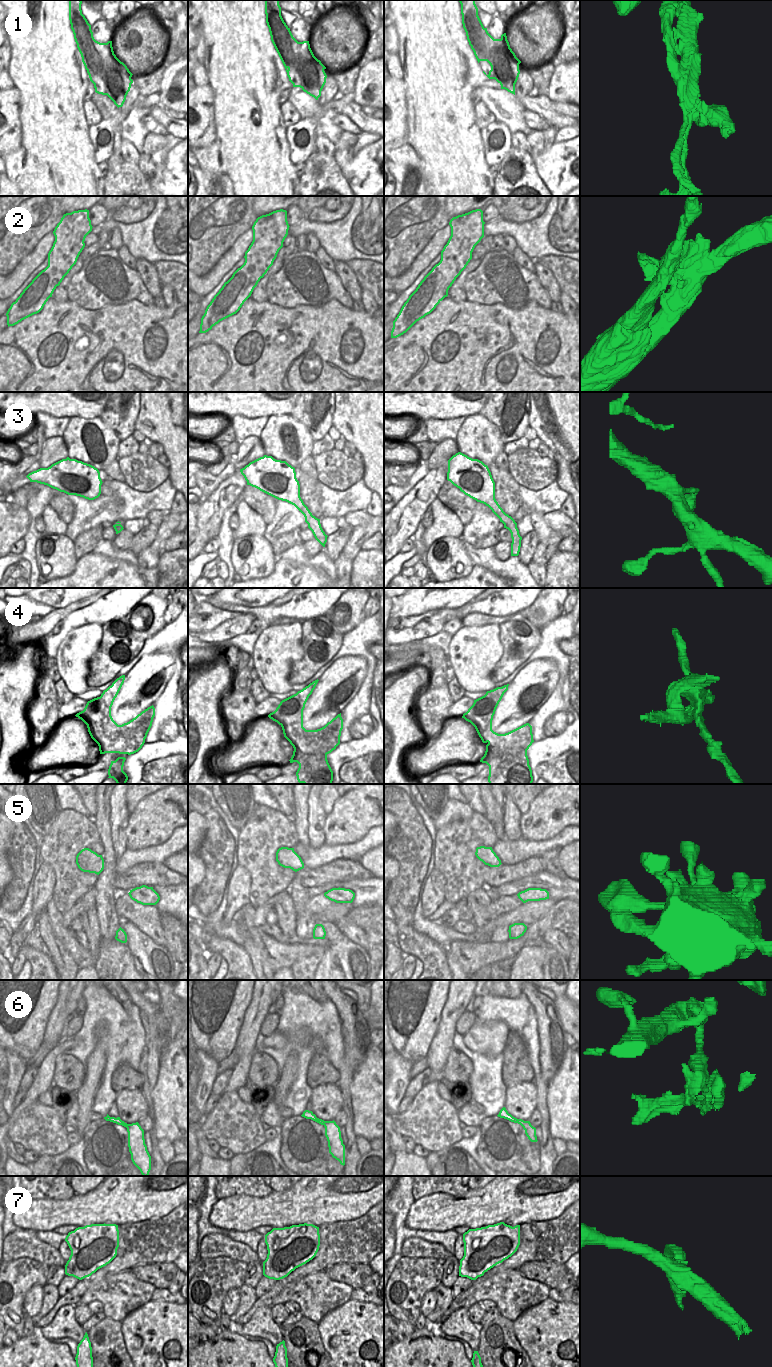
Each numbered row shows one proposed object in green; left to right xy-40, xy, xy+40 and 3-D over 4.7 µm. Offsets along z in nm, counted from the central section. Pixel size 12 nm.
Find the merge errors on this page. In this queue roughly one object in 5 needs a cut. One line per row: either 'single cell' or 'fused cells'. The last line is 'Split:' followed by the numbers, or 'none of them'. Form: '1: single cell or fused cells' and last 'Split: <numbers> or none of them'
1: fused cells
2: fused cells
3: single cell
4: fused cells
5: single cell
6: single cell
7: single cell
Split: 1, 2, 4

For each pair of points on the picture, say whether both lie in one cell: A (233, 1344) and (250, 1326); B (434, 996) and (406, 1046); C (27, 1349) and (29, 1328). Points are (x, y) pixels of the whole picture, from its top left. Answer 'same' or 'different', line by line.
A: different
B: same
C: different

